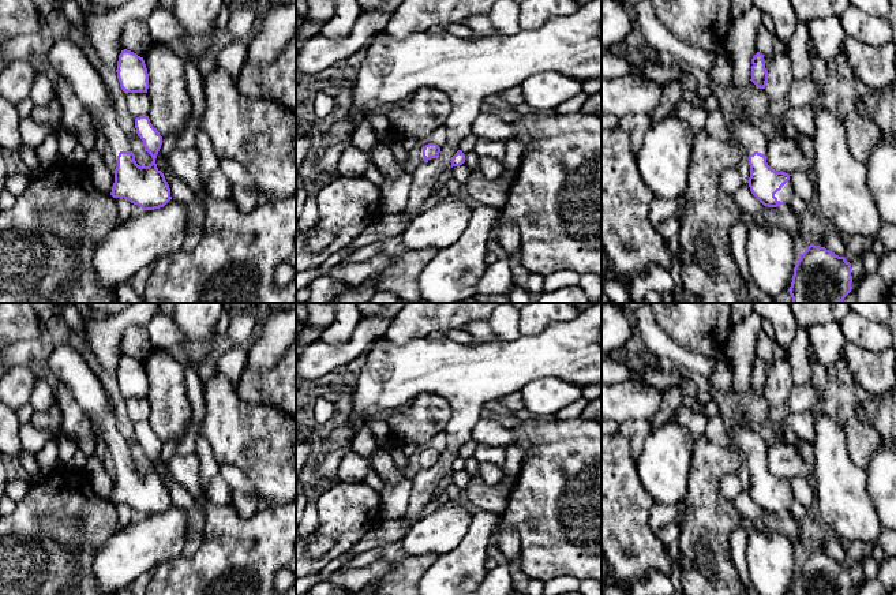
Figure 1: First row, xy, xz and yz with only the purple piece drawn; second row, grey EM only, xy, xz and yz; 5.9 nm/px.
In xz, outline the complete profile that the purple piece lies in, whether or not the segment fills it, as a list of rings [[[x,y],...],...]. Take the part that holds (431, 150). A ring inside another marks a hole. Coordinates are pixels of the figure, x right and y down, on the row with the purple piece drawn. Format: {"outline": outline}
{"outline": [[[425,143],[419,147],[419,158],[421,162],[430,162],[439,157],[440,147],[436,143]]]}

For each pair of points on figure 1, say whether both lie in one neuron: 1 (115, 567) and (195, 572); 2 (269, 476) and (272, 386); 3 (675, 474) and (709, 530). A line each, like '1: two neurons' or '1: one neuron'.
1: two neurons
2: two neurons
3: two neurons

